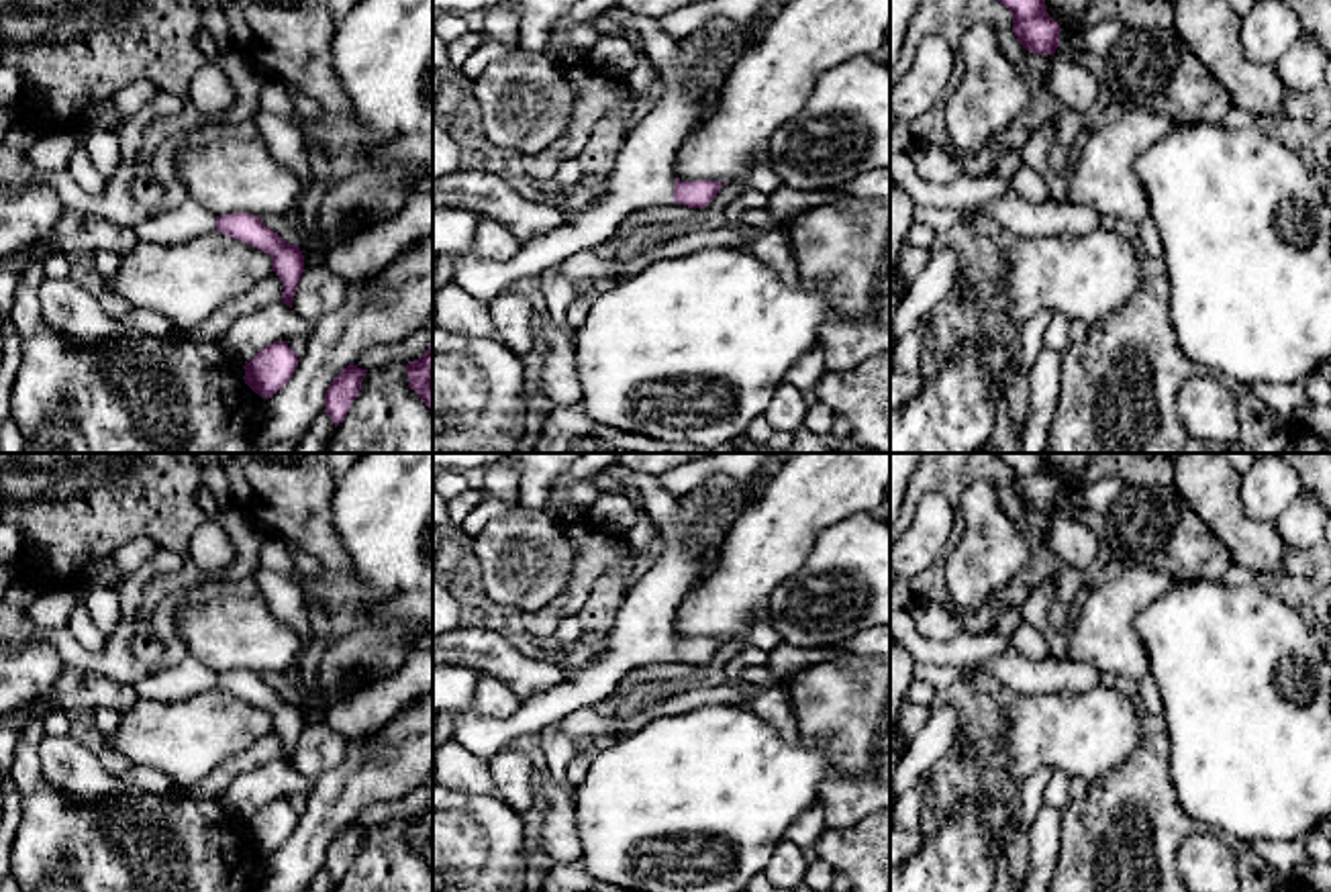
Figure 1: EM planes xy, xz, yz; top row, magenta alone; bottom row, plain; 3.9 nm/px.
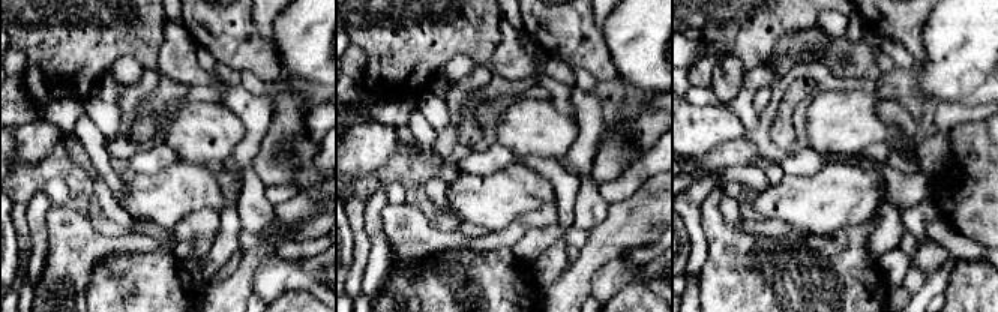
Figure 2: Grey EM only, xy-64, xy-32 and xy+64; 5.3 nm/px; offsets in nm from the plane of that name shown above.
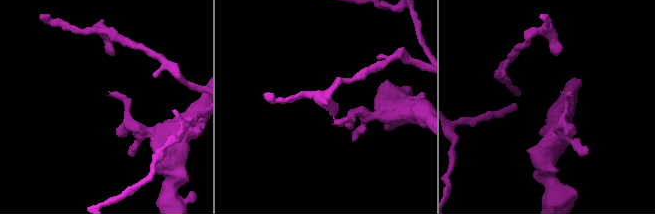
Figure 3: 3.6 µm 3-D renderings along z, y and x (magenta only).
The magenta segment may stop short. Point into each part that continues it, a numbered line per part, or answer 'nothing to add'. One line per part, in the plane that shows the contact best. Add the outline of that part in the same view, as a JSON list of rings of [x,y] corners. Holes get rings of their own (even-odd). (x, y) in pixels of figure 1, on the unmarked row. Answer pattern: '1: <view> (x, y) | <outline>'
1: xz (644, 633) | [[[619,461],[602,472],[639,490],[643,508],[661,529],[663,553],[627,590],[608,637],[576,678],[533,694],[510,718],[490,718],[474,710],[472,698],[480,678],[476,670],[433,665],[433,710],[457,714],[453,739],[474,755],[492,759],[510,749],[516,737],[541,735],[545,727],[580,708],[602,708],[627,672],[674,661],[676,612],[702,572],[702,551],[688,529],[690,510],[657,476]]]

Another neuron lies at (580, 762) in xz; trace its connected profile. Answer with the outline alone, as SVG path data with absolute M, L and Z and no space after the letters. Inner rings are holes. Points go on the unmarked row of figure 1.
M580 747L568 765L568 782L572 786L578 786L584 782L588 767L590 767L590 761L592 761L592 755L588 753L588 749Z

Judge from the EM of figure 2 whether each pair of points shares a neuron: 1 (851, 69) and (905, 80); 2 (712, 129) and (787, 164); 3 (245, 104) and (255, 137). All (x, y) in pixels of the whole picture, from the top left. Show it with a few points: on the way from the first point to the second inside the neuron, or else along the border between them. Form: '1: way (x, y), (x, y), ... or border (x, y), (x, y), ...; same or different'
1: border (883, 74), (874, 81); different
2: border (793, 150), (779, 164); different
3: way (252, 111), (255, 114), (255, 129); same

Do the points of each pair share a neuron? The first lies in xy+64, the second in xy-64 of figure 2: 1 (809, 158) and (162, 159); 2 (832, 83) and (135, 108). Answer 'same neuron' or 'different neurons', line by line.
1: same neuron
2: same neuron

